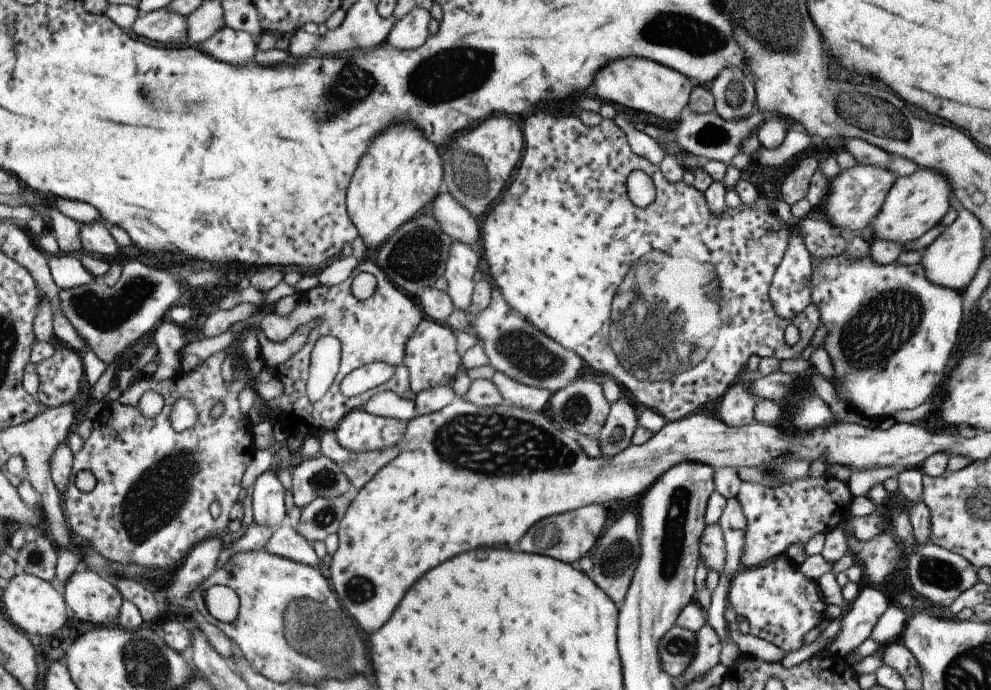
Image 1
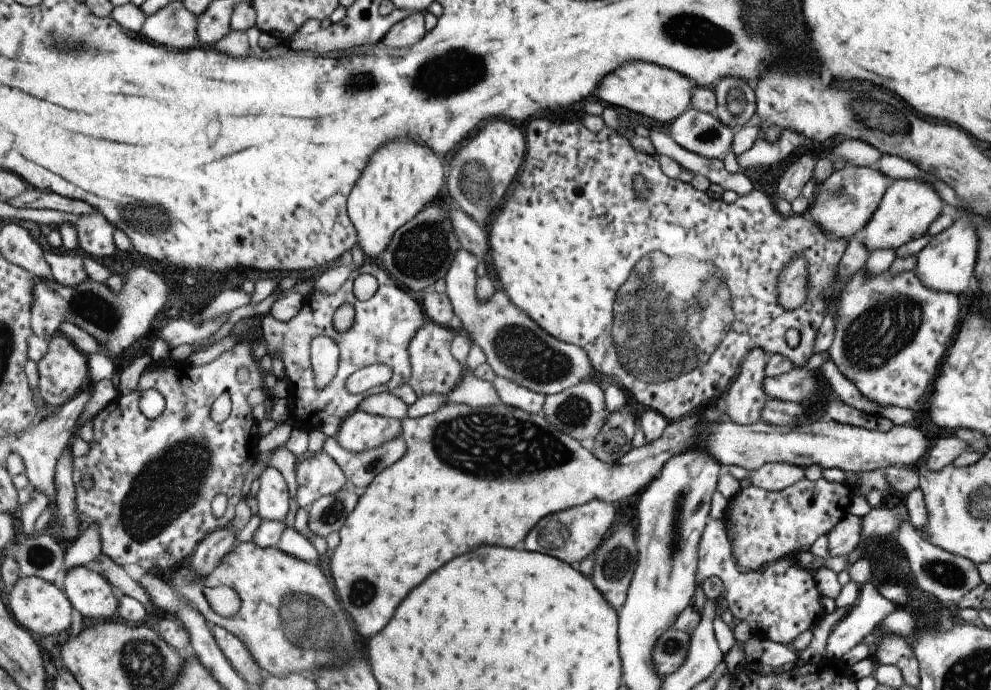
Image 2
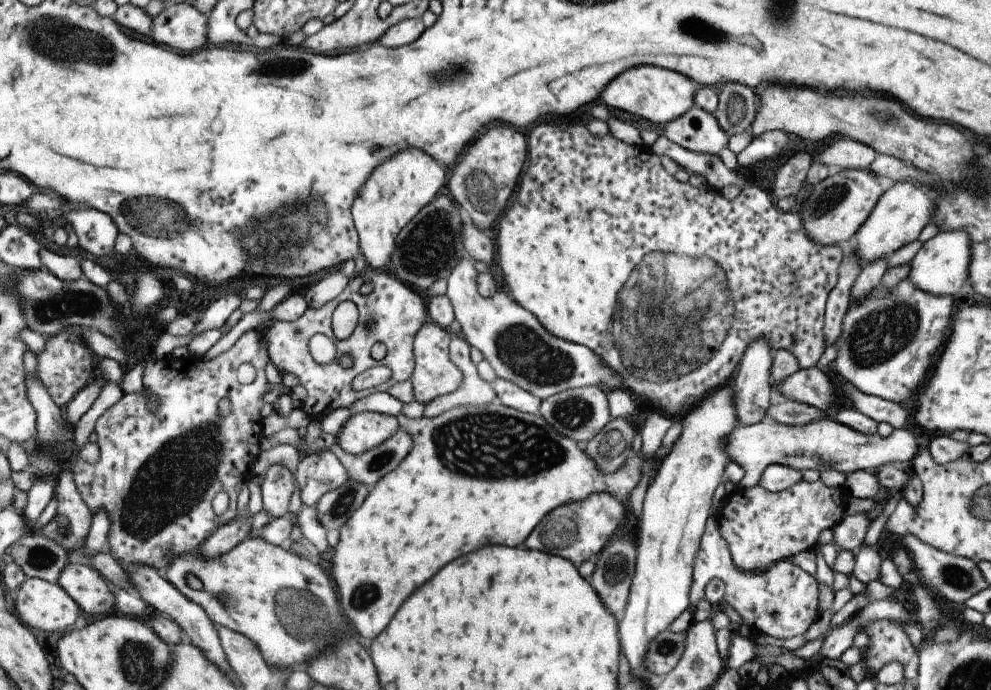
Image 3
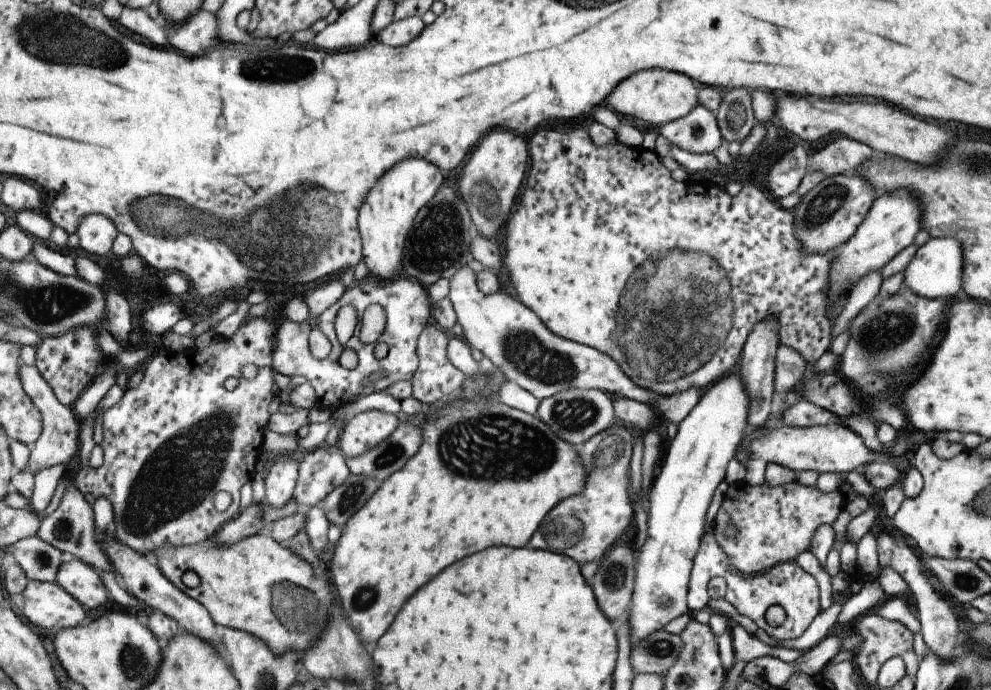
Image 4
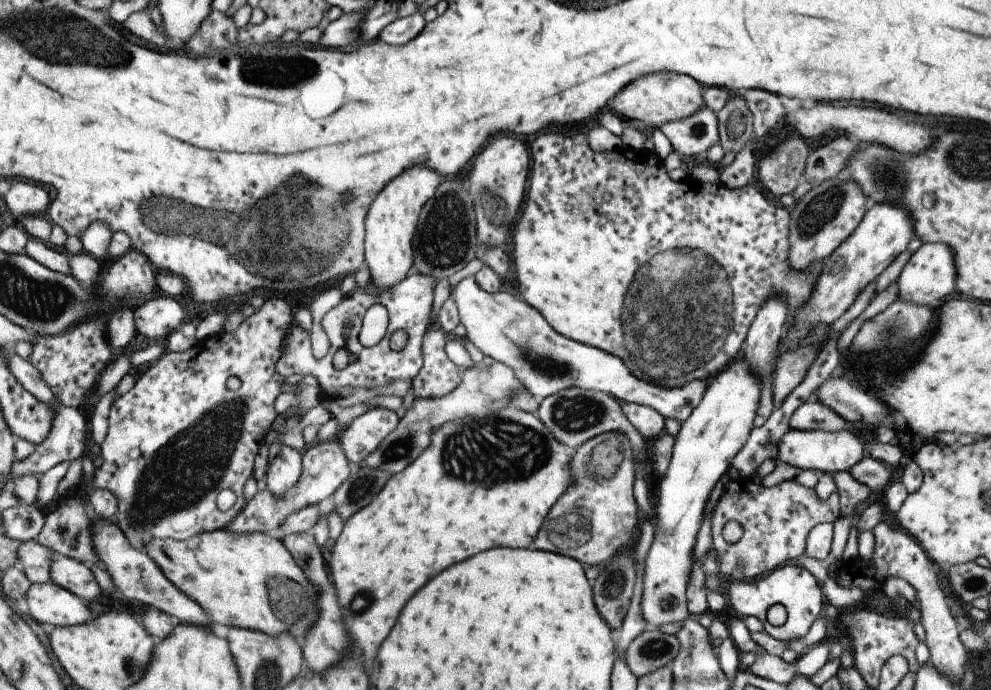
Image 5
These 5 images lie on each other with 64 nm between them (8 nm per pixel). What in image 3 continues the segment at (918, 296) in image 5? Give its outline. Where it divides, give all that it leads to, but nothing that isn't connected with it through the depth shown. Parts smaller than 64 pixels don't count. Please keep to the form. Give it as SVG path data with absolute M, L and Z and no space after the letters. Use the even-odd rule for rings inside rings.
M939 232L925 244L921 244L919 252L909 262L909 280L915 288L933 296L951 296L959 292L969 274L971 262L971 244L965 232Z

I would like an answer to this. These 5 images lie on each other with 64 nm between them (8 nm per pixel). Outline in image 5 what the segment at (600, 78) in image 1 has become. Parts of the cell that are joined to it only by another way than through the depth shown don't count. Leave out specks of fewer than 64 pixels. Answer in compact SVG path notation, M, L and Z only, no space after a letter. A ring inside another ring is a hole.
M667 72L649 74L649 76L643 76L639 80L631 82L611 102L611 108L619 118L639 120L651 128L661 128L661 126L665 126L665 122L689 118L701 106L705 106L703 98L701 98L701 86L689 76L667 74Z

